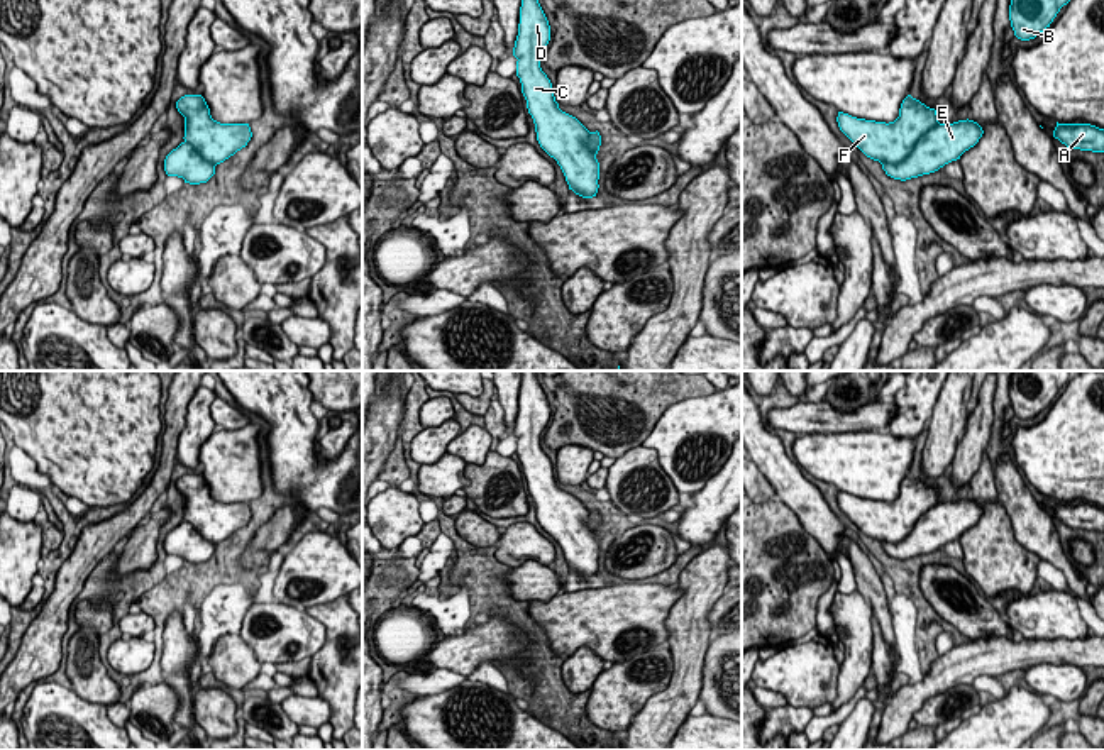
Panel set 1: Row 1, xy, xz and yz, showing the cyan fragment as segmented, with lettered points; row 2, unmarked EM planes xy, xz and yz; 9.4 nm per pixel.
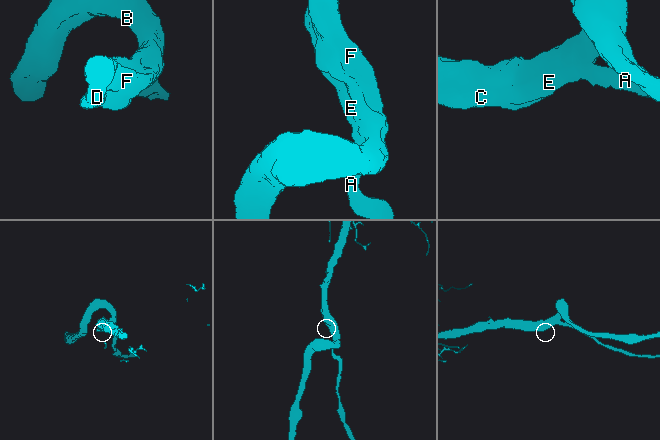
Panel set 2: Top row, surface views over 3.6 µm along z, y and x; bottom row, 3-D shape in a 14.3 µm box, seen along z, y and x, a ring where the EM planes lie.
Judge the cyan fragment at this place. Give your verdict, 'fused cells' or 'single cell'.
single cell

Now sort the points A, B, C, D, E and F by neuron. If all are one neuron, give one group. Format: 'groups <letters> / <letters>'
groups A B C D E F

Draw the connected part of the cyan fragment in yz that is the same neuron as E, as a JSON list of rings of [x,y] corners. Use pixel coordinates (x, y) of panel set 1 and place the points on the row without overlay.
[[[908,474],[894,501],[857,498],[838,491],[840,510],[870,538],[879,540],[887,555],[911,559],[930,554],[960,538],[982,516],[974,499],[940,503],[935,488]]]

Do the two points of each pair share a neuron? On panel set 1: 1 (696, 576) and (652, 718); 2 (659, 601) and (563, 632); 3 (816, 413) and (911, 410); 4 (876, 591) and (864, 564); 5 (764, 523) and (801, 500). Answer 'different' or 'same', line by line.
1: same
2: same
3: different
4: same
5: different

